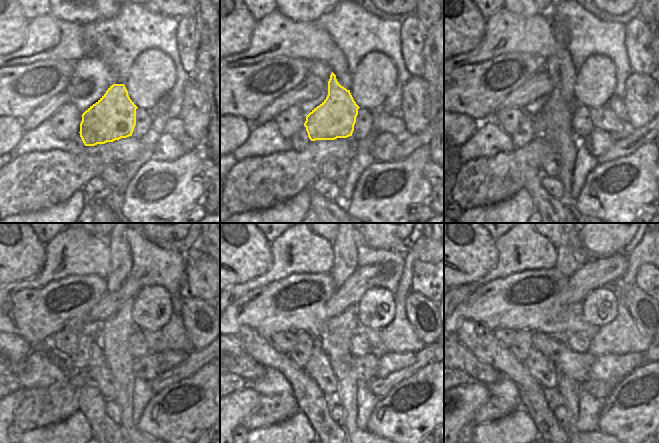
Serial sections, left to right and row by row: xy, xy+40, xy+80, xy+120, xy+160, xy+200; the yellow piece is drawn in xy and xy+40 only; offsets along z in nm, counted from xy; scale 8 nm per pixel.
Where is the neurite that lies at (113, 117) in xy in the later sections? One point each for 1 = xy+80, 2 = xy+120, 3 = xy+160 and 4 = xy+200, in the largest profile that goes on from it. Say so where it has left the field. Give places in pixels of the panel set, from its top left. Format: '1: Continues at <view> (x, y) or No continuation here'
1: Continues at xy+80 (556, 113)
2: Continues at xy+120 (120, 257)
3: Continues at xy+160 (345, 255)
4: Continues at xy+200 (567, 264).

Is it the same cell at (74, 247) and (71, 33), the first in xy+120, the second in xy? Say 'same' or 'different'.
same

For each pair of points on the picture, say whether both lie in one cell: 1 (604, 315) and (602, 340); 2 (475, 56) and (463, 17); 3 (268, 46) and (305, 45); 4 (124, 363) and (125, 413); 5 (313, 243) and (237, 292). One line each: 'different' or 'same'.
1: different
2: different
3: same
4: same
5: same

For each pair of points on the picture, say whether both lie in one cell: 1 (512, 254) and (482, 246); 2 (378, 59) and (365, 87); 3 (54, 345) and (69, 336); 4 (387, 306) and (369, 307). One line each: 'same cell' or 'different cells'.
1: different cells
2: same cell
3: same cell
4: same cell

